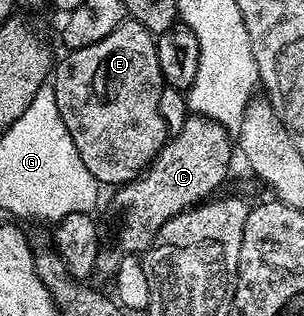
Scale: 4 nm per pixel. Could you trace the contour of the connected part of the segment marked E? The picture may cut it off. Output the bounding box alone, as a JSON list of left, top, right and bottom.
[54,18,170,182]

